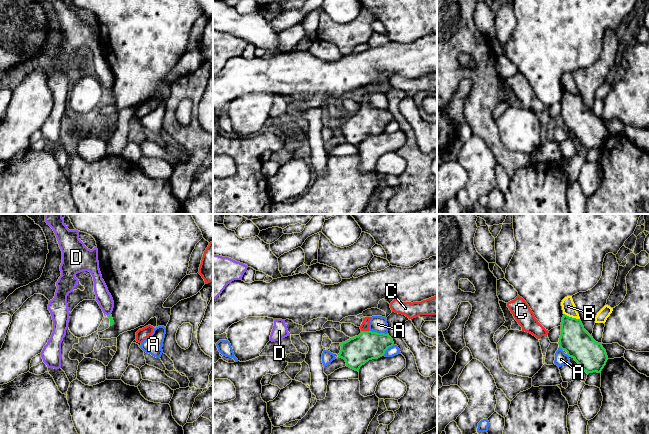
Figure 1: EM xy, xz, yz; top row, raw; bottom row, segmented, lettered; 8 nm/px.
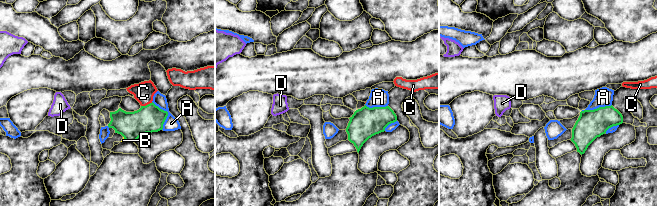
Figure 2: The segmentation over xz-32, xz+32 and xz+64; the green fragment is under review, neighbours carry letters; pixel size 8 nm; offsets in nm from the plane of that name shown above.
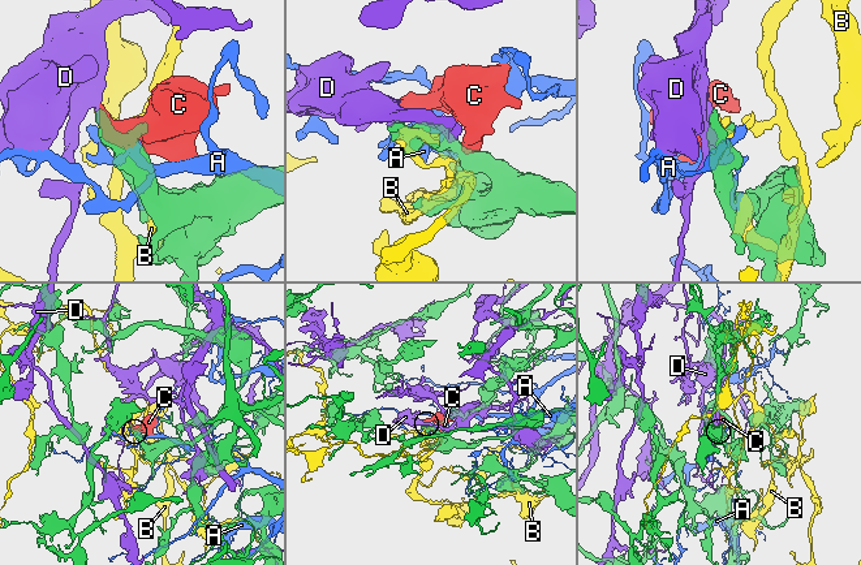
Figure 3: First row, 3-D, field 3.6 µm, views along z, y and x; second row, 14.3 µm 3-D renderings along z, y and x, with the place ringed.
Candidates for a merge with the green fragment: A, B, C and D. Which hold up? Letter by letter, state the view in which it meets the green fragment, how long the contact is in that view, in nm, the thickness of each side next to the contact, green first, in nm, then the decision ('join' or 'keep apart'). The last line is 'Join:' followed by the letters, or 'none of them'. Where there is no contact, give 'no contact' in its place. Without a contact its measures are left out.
A: xz | 160 nm | 240/130 nm | keep apart
B: yz | 140 nm | 240/110 nm | keep apart
C: xz | 60 nm | 240/70 nm | join
D: xy | 40 nm | 40/120 nm | keep apart
Join: C

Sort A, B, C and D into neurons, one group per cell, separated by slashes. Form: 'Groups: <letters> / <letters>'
Groups: A / B / C / D

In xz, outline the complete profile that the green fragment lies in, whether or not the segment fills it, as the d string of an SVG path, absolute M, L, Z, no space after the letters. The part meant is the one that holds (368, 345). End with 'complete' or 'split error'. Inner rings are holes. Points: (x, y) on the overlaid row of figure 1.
M371 317L363 318L358 336L340 343L341 350L338 357L346 362L346 366L359 371L360 367L372 359L384 356L385 351L394 345L389 334L372 332L369 330Z | split error

